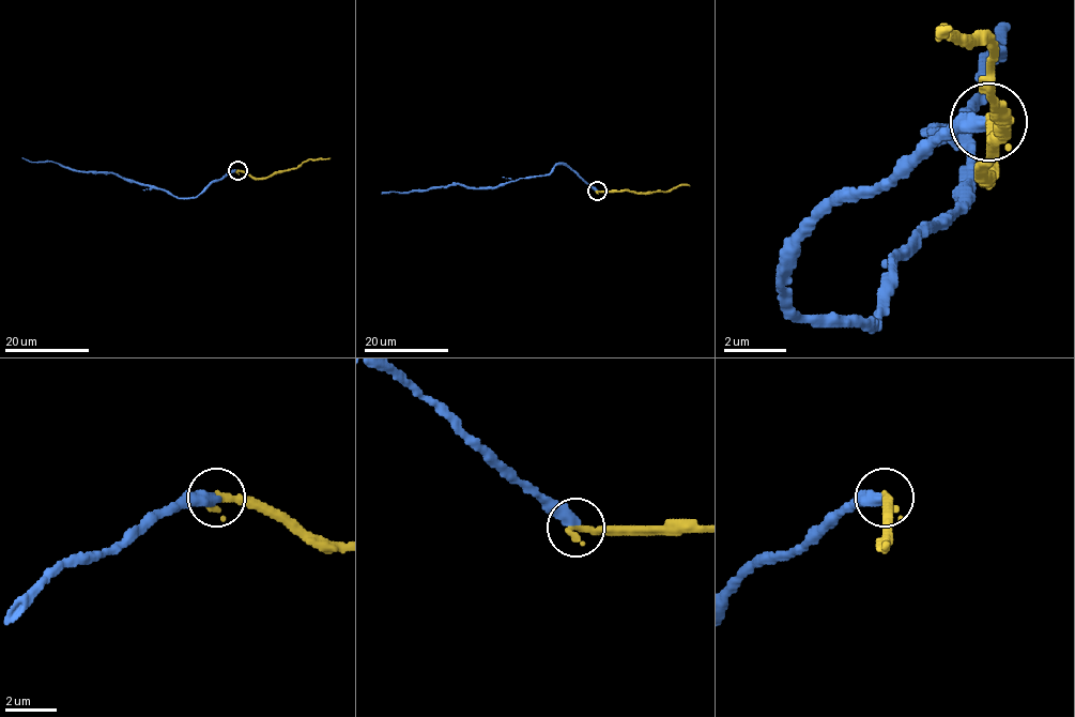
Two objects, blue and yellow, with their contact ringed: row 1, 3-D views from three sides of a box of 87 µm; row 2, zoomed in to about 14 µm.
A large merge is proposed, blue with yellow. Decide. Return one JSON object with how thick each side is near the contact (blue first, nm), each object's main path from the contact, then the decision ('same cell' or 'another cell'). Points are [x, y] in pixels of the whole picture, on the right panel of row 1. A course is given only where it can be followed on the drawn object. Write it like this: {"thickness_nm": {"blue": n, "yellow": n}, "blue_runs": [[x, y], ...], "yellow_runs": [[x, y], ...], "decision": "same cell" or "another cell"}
{"thickness_nm": {"blue": 440, "yellow": 400}, "blue_runs": [[986, 120], [799, 237], [799, 315], [877, 322], [893, 268], [963, 198], [971, 143], [939, 135], [1010, 26]], "yellow_runs": [[986, 120], [994, 174], [986, 174], [1002, 135], [994, 104], [994, 49], [948, 34], [939, 26]], "decision": "same cell"}

